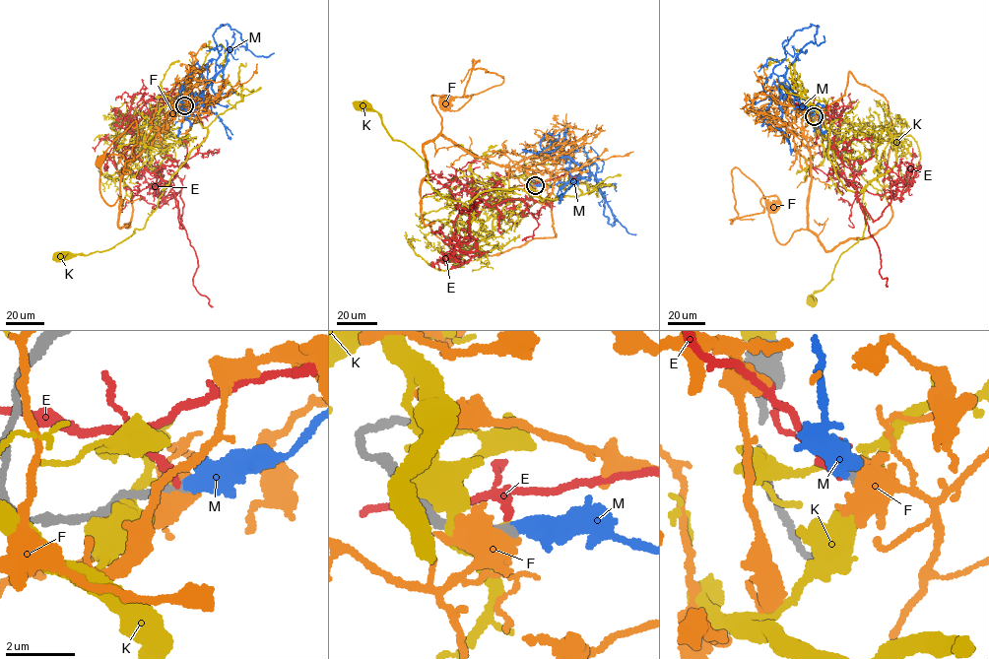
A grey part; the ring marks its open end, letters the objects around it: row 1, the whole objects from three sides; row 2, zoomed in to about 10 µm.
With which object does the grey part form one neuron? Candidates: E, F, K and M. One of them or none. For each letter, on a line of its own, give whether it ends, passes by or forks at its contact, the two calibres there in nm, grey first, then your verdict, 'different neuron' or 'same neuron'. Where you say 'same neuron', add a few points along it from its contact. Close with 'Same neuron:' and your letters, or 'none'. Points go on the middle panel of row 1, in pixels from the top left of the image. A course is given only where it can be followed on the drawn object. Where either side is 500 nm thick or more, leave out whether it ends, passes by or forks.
E: it ends there; 280 nm thick on the grey side, 200 nm on the other; different neuron
F: 300 nm thick on the grey side, 500 nm on the other; different neuron
K: it ends there; 280 nm thick on the grey side, 140 nm on the other; different neuron
M: 240 nm thick on the grey side, 550 nm on the other; different neuron
Same neuron: none

